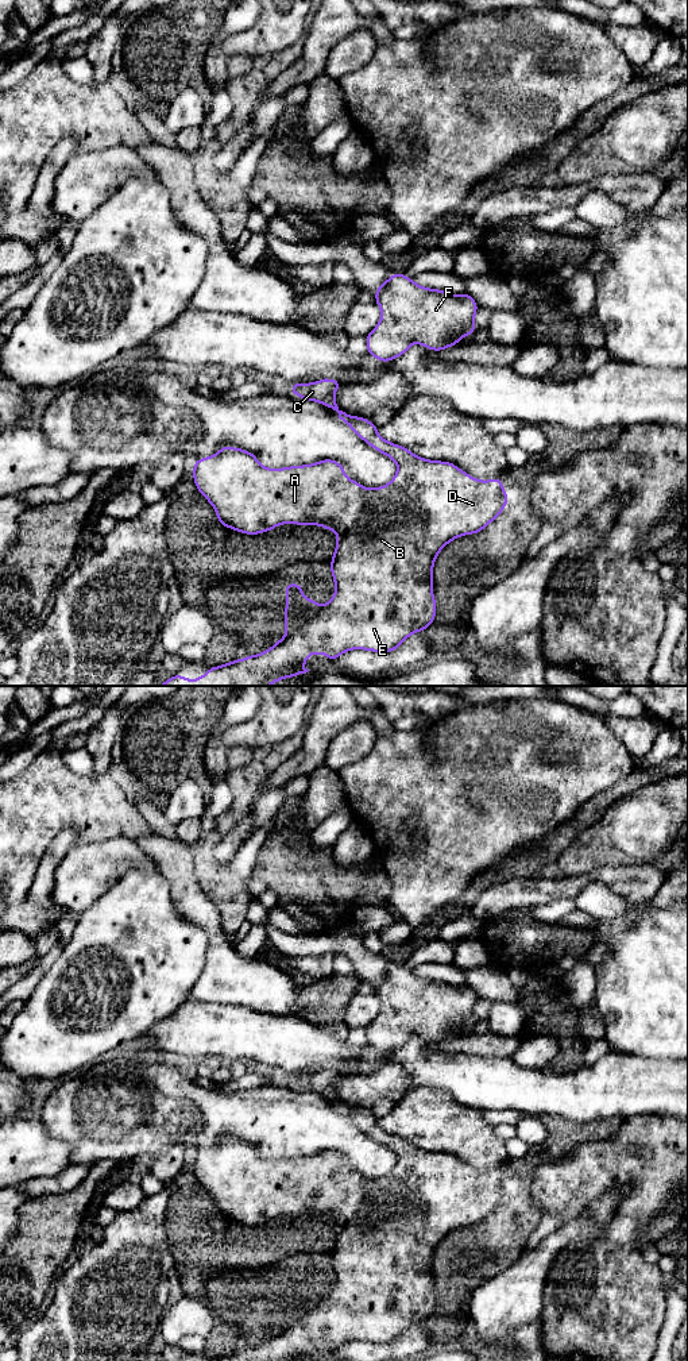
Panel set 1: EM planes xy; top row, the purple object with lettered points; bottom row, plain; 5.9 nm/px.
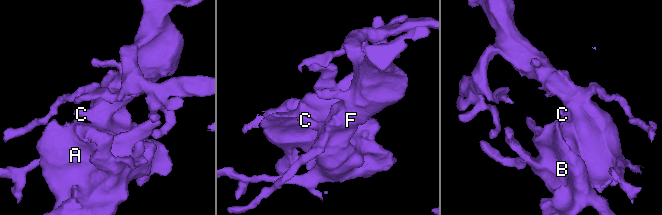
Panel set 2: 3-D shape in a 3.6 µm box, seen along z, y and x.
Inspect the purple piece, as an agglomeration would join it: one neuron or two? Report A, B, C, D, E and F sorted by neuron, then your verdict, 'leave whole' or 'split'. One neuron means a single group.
groups A B C D E F; leave whole

